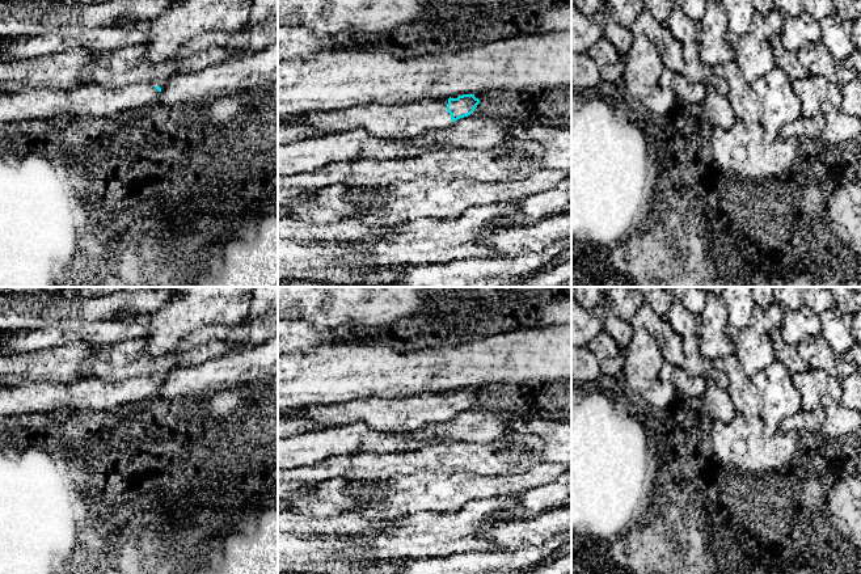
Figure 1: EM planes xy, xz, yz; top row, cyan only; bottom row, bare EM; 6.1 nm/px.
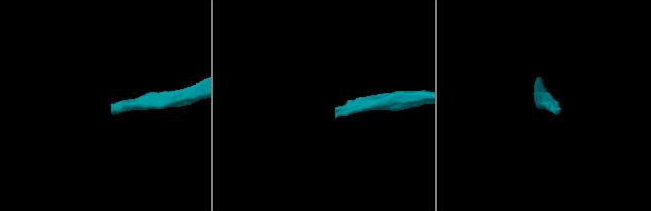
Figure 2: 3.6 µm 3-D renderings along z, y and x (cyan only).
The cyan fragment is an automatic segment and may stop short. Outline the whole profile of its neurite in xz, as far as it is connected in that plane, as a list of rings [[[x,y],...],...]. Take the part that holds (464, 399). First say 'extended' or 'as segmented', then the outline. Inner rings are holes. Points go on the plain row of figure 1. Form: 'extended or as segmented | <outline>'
extended | [[[463,388],[459,391],[418,393],[410,397],[359,398],[332,405],[316,405],[290,415],[278,417],[311,419],[321,429],[362,422],[376,431],[413,432],[431,423],[442,423],[452,419],[457,413],[470,409],[478,397],[480,393],[476,392],[474,388]]]

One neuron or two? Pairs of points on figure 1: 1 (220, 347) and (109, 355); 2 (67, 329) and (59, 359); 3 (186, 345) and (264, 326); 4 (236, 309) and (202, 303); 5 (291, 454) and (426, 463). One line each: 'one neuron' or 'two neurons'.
1: one neuron
2: two neurons
3: one neuron
4: one neuron
5: two neurons

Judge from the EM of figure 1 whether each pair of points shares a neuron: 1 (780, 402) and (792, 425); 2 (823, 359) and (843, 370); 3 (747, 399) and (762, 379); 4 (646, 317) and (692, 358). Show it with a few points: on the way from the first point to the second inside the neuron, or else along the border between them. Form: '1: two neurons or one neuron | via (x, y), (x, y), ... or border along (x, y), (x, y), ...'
1: two neurons | border along (801, 409), (786, 416), (780, 422), (777, 430)
2: one neuron | via (828, 361), (838, 367)
3: two neurons | border along (750, 378), (762, 397), (762, 412), (759, 416)
4: two neurons | border along (683, 338), (684, 363), (682, 367)

